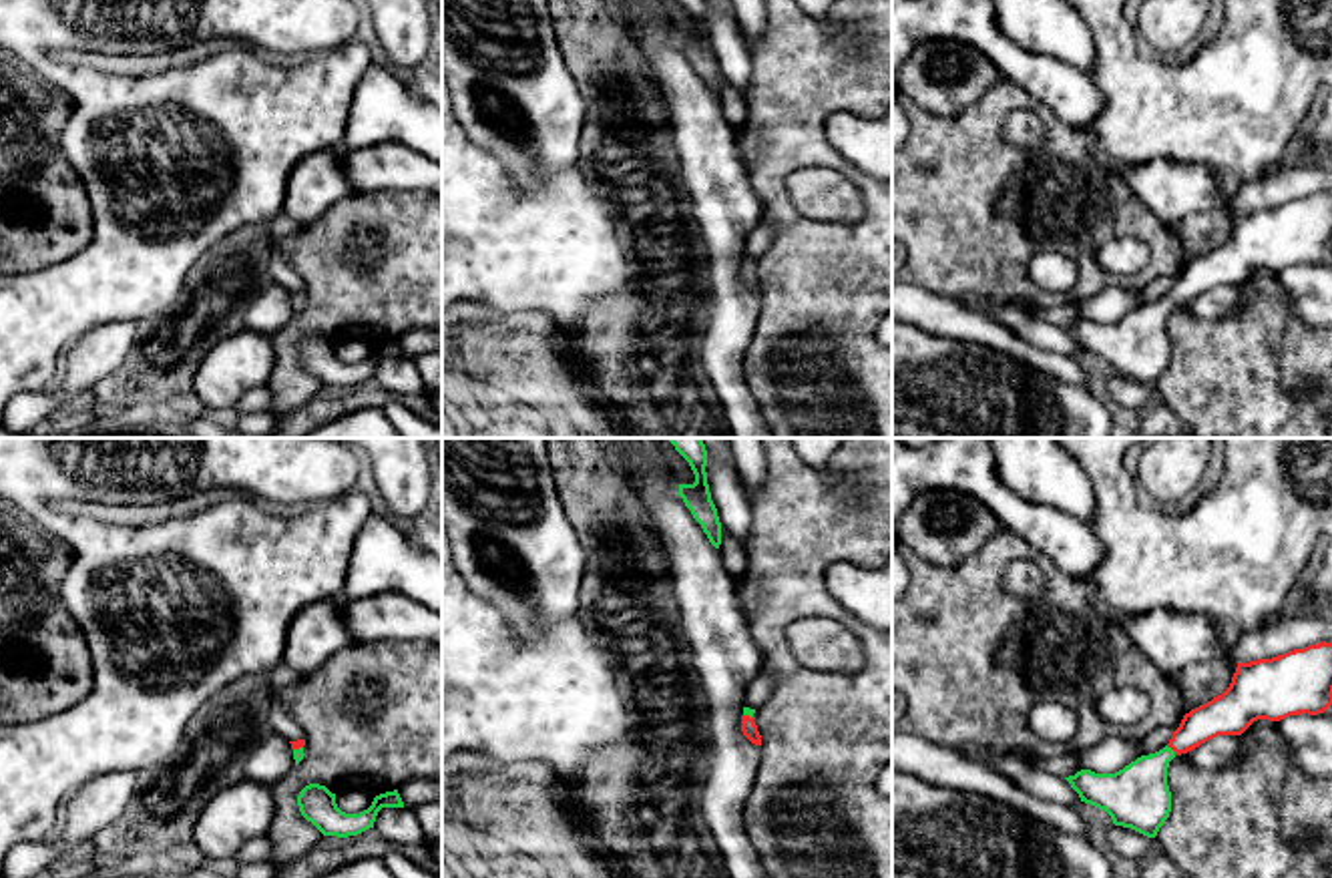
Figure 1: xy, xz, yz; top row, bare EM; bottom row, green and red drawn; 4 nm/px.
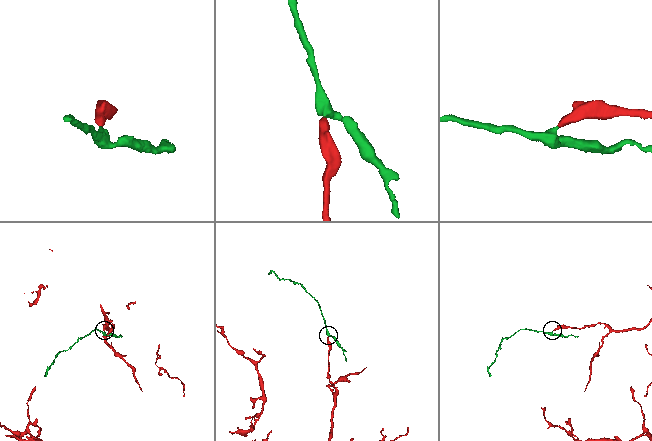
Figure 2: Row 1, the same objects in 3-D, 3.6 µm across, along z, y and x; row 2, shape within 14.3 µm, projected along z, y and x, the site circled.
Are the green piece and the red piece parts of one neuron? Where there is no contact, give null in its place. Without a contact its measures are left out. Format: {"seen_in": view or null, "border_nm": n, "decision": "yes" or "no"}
{"seen_in": "yz", "border_nm": 60, "decision": "yes"}

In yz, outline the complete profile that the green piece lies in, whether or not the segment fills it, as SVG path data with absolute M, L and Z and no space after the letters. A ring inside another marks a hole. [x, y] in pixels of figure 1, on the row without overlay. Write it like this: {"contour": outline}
{"contour": "M1332 193L1308 195L1272 209L1238 213L1230 237L1211 251L1183 265L1169 293L1149 305L1141 305L1115 323L1081 319L1065 327L1081 352L1105 360L1115 376L1131 378L1155 388L1171 362L1167 317L1175 305L1187 303L1217 285L1242 285L1254 271L1280 271L1290 265L1318 265L1332 255Z"}

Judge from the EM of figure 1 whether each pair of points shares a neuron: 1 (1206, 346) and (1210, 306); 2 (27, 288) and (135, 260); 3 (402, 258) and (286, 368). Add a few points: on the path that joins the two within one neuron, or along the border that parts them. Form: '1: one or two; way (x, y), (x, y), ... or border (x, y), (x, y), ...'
1: two; border (1248, 292), (1240, 312), (1220, 318), (1182, 304)
2: one; way (53, 288), (93, 288), (109, 280)
3: one; way (366, 276), (334, 308), (308, 320), (296, 332)

